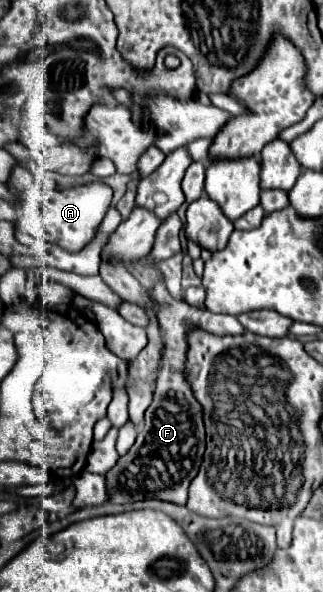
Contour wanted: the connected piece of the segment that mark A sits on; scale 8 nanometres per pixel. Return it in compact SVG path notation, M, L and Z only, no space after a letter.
M91 181L67 187L63 191L51 191L41 205L41 215L49 235L49 243L55 243L71 253L81 251L95 239L97 229L111 205L111 199L113 199L113 189L103 181Z

